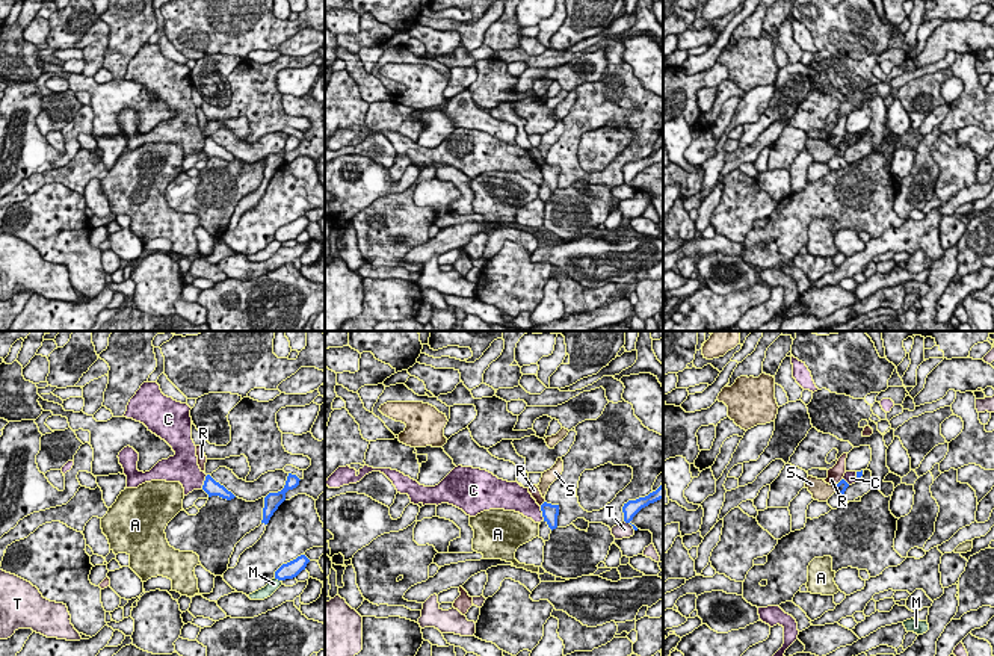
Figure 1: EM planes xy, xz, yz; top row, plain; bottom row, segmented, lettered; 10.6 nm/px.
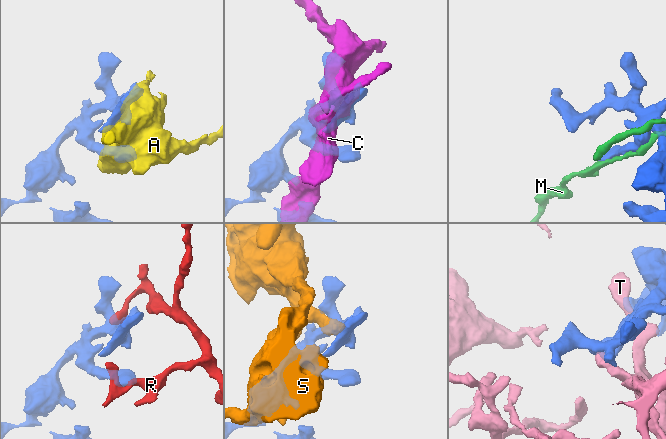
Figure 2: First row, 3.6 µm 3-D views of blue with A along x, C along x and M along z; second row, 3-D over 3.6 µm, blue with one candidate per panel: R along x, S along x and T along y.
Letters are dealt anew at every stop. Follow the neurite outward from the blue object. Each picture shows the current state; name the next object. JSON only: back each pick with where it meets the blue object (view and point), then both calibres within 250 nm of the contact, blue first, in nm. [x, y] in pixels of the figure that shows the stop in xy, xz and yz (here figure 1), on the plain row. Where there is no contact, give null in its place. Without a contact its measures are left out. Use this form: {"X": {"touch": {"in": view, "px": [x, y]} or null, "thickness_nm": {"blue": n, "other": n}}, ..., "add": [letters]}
{"add": []}

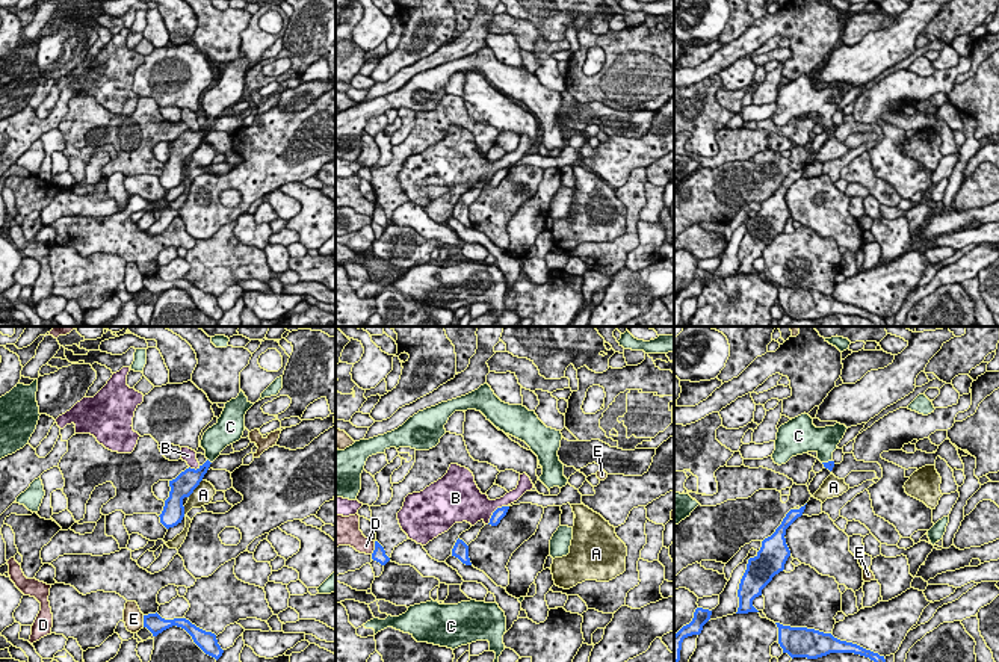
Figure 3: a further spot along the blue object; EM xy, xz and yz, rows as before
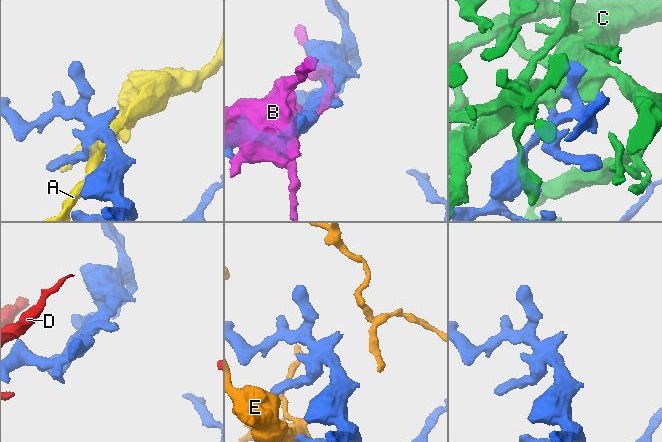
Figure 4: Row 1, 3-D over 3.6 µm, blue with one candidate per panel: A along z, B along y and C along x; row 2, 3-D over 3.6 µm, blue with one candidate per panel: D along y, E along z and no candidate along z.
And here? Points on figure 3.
{"C": {"touch": {"in": "xy", "px": [209, 123]}, "thickness_nm": {"blue": 190, "other": 280}}, "add": ["C"]}

